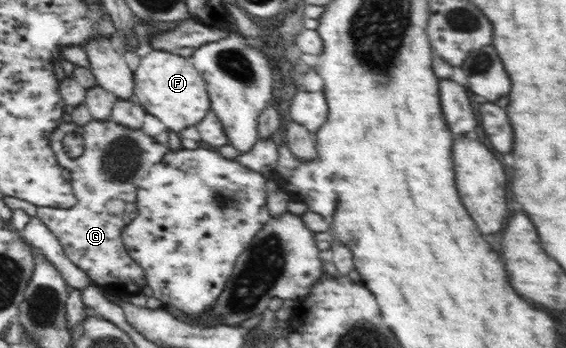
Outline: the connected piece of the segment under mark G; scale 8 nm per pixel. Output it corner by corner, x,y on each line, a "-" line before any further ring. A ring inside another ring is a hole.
109,119
105,122
92,120
88,125
80,127
72,122
62,122
59,128
52,134
50,144
57,157
60,167
68,169
71,173
71,187
77,203
70,208
37,207
37,217
56,236
62,245
66,257
81,268
95,284
102,290
113,294
126,296
139,293
144,285
147,285
144,269
129,255
128,249
121,240
124,228
136,216
136,204
134,204
134,184
142,174
148,172
148,168
162,160
162,156
168,154
168,143
158,143
142,129
128,129
-
70,133
76,133
84,140
84,153
79,158
64,156
62,147
63,138

